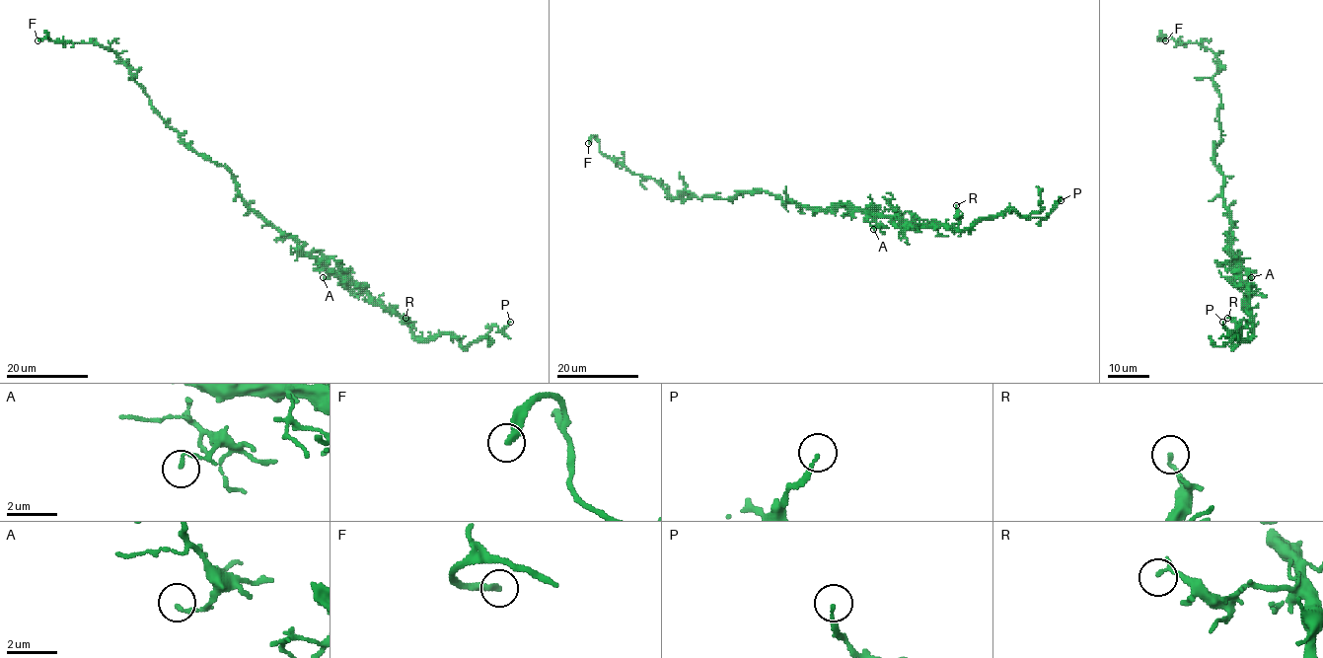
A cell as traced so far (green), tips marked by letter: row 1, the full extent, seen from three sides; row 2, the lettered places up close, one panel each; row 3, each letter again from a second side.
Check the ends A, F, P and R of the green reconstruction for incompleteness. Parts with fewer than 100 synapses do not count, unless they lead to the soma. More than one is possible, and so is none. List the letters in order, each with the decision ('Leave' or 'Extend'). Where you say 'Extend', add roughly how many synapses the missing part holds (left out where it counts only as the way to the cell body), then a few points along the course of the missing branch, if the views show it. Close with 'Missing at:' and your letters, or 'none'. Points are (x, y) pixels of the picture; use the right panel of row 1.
A: Leave
F: Extend. Course of what is missing: (1165, 40), (1184, 37)
P: Leave
R: Leave
Missing at: F

